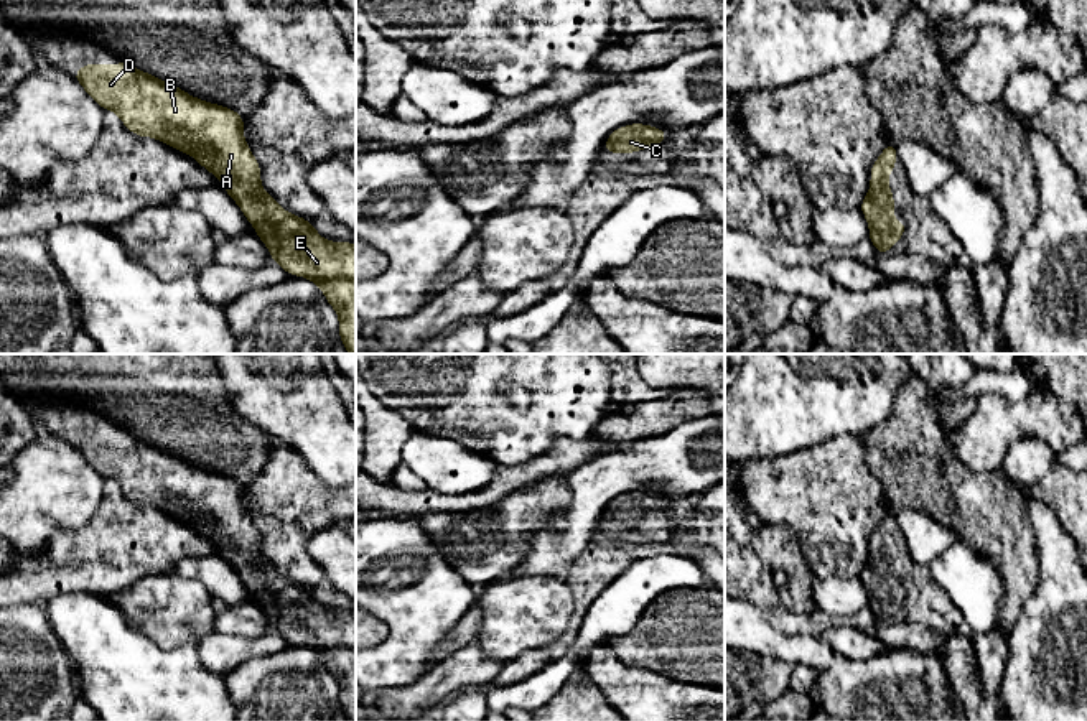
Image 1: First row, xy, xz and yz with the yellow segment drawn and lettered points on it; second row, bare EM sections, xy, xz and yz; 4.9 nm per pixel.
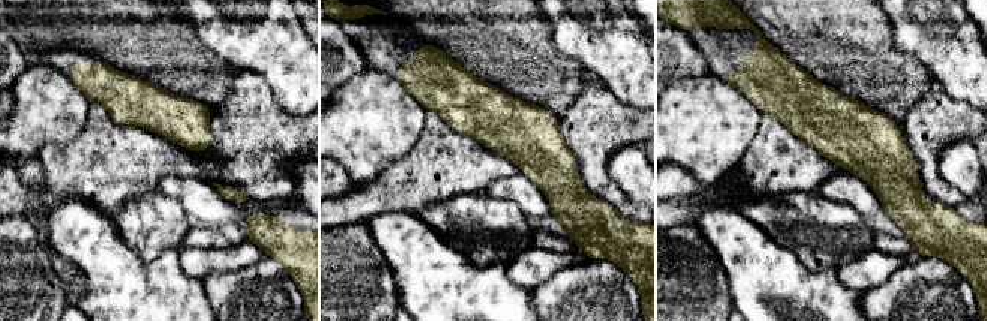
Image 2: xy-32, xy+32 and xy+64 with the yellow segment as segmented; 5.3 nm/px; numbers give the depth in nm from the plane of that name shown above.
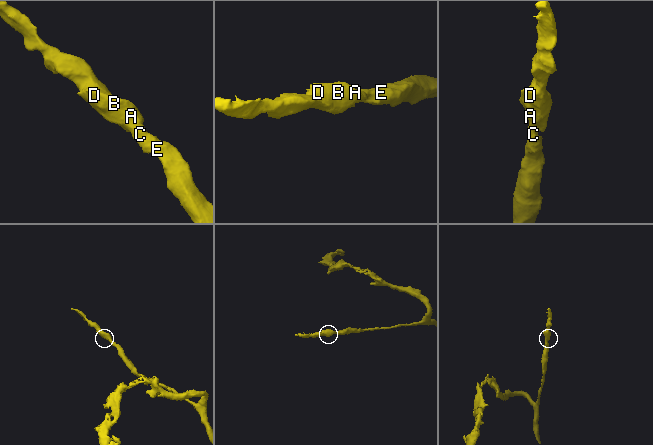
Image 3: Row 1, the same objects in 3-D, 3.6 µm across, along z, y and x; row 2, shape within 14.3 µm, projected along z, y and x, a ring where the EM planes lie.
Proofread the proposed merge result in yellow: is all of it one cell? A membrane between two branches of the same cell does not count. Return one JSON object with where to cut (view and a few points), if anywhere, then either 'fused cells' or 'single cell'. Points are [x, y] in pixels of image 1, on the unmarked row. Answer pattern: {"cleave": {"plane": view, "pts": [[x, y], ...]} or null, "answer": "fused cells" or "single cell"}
{"cleave": null, "answer": "single cell"}

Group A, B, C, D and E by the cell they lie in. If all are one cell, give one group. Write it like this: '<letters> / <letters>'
A B C D E

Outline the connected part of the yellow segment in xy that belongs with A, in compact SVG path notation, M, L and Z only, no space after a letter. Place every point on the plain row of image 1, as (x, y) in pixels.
M127 430L117 435L89 433L72 446L104 477L114 479L122 492L138 505L153 505L171 517L184 520L224 550L226 561L237 571L245 588L255 594L255 604L272 622L272 630L293 645L316 652L339 685L339 708L348 721L356 721L356 612L324 609L303 586L290 583L264 560L260 535L244 504L244 486L236 479L196 467L150 441L142 441Z

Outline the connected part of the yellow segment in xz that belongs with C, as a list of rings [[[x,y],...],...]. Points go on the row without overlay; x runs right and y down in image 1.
[[[632,492],[616,497],[606,509],[603,519],[618,523],[641,520],[652,512],[667,512],[667,502],[657,495]]]

